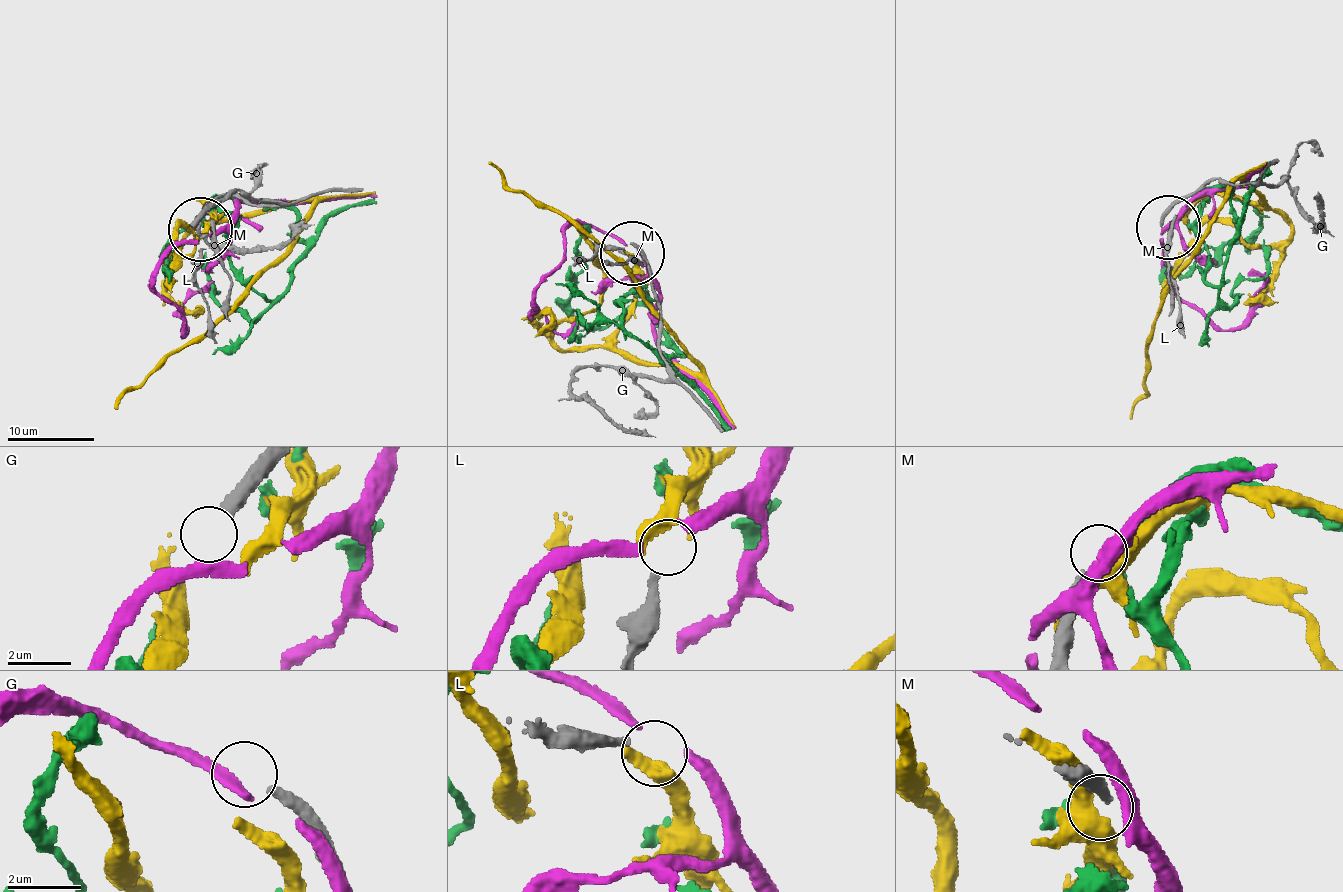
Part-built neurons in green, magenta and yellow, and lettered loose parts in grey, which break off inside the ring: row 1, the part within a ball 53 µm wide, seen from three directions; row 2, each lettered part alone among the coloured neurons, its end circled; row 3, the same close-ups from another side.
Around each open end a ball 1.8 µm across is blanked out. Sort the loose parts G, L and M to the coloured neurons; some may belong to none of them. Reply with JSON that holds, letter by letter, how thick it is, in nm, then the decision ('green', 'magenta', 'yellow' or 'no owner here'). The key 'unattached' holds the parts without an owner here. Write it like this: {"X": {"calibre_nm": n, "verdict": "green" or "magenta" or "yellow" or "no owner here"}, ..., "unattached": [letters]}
{"G": {"calibre_nm": 400, "verdict": "no owner here"}, "L": {"calibre_nm": 220, "verdict": "magenta"}, "M": {"calibre_nm": 60, "verdict": "green"}, "unattached": ["G"]}

